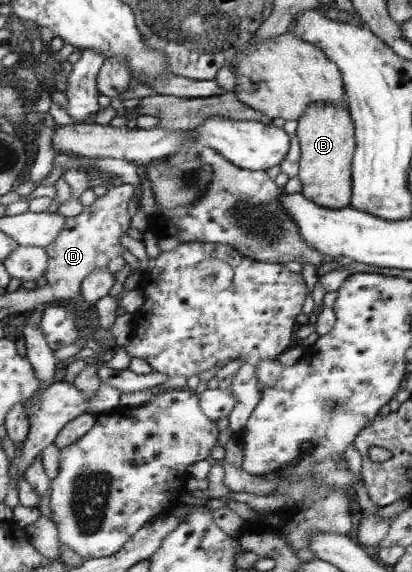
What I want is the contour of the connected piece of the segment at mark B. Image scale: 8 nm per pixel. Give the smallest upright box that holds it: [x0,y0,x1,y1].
[297,104,356,209]

